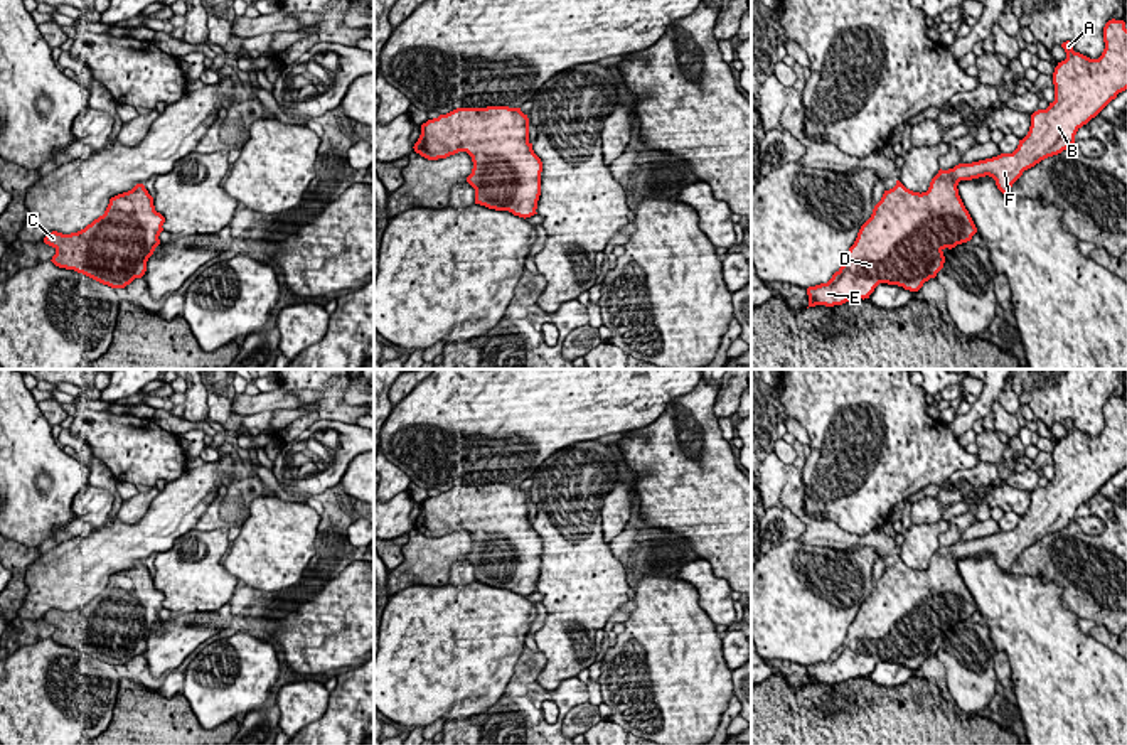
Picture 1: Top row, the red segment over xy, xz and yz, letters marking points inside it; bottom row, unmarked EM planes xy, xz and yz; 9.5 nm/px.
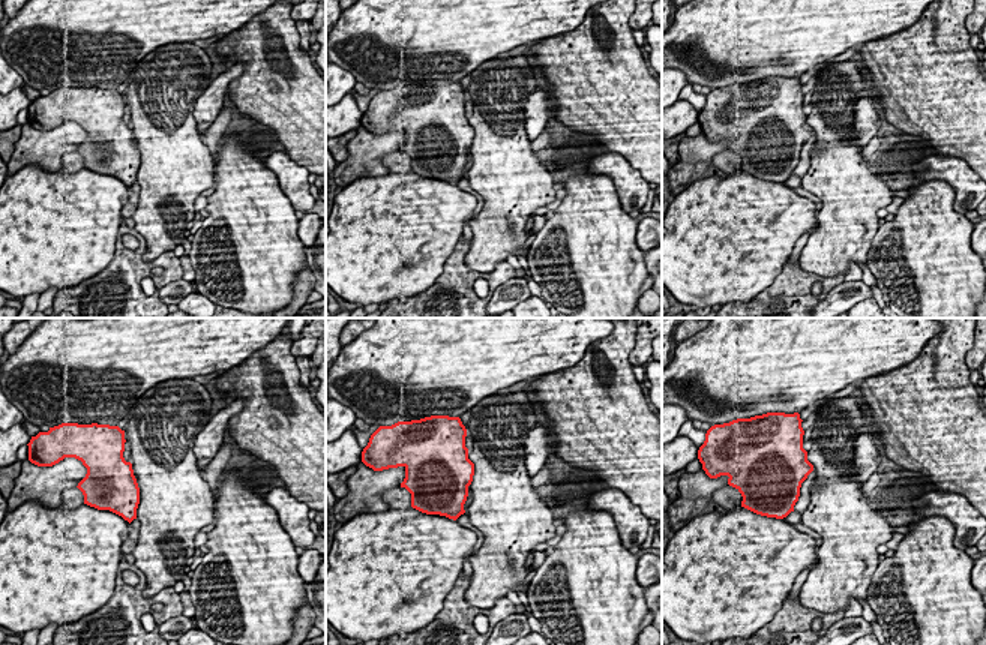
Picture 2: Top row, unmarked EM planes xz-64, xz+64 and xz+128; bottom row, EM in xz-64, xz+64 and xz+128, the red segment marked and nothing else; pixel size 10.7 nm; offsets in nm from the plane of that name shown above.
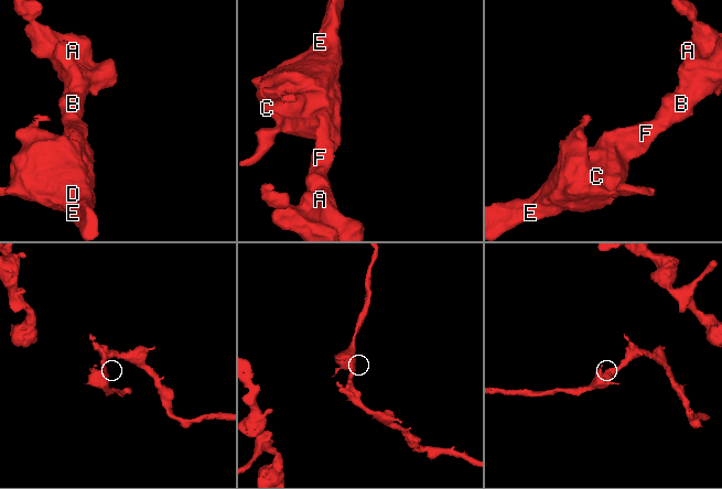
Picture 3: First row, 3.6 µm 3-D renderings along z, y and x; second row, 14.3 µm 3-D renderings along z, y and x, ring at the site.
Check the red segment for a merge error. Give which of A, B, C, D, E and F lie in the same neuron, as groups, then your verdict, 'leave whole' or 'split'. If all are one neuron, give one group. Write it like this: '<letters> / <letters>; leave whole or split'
A B C D E F; leave whole

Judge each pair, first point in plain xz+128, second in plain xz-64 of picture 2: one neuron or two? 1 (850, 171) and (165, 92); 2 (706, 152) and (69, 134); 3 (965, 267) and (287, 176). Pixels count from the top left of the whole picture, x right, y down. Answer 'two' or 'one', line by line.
1: one
2: one
3: two

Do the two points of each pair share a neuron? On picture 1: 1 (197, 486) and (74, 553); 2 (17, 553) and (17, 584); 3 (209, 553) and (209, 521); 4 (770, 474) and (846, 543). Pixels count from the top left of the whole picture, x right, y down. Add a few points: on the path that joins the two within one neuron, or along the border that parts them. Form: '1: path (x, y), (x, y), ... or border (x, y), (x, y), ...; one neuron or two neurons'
1: path (167, 516), (145, 538), (105, 552); one neuron
2: path (17, 560), (17, 577); one neuron
3: border (194, 528), (226, 530); two neurons
4: path (790, 494), (797, 509), (821, 533), (826, 533); one neuron

